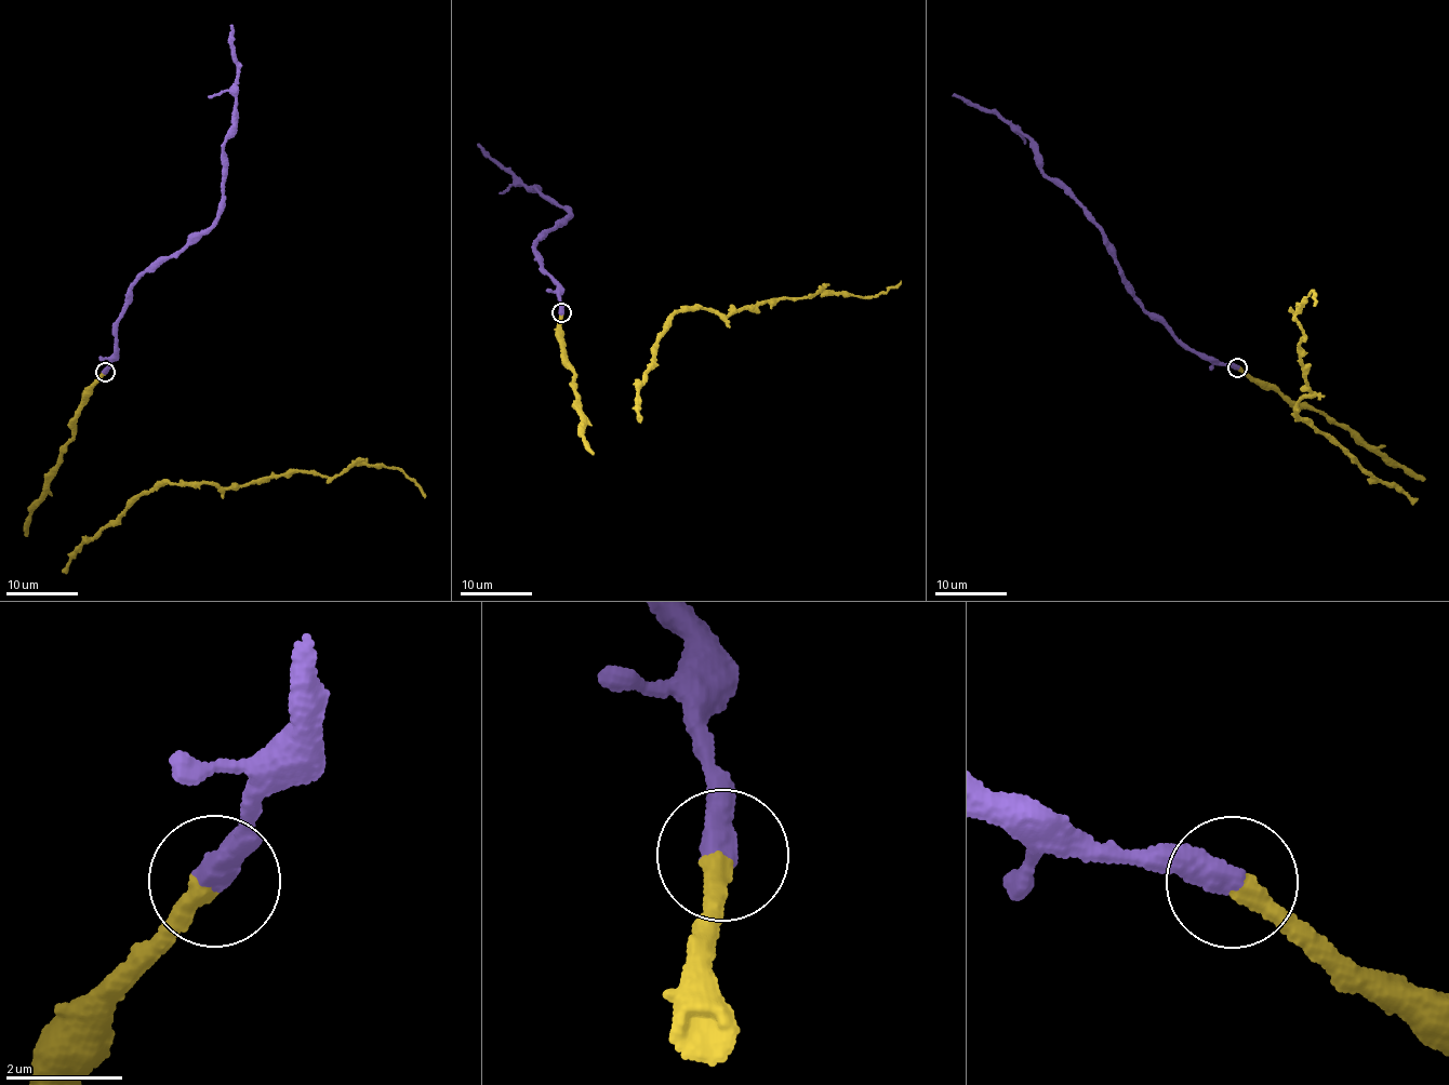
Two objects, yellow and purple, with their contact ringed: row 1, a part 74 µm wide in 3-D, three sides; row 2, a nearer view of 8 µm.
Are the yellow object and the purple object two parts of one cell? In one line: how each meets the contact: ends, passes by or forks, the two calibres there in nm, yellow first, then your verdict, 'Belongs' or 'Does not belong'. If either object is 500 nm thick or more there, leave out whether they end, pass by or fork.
Thickness 320 nm (yellow) against 500 nm. Belongs

